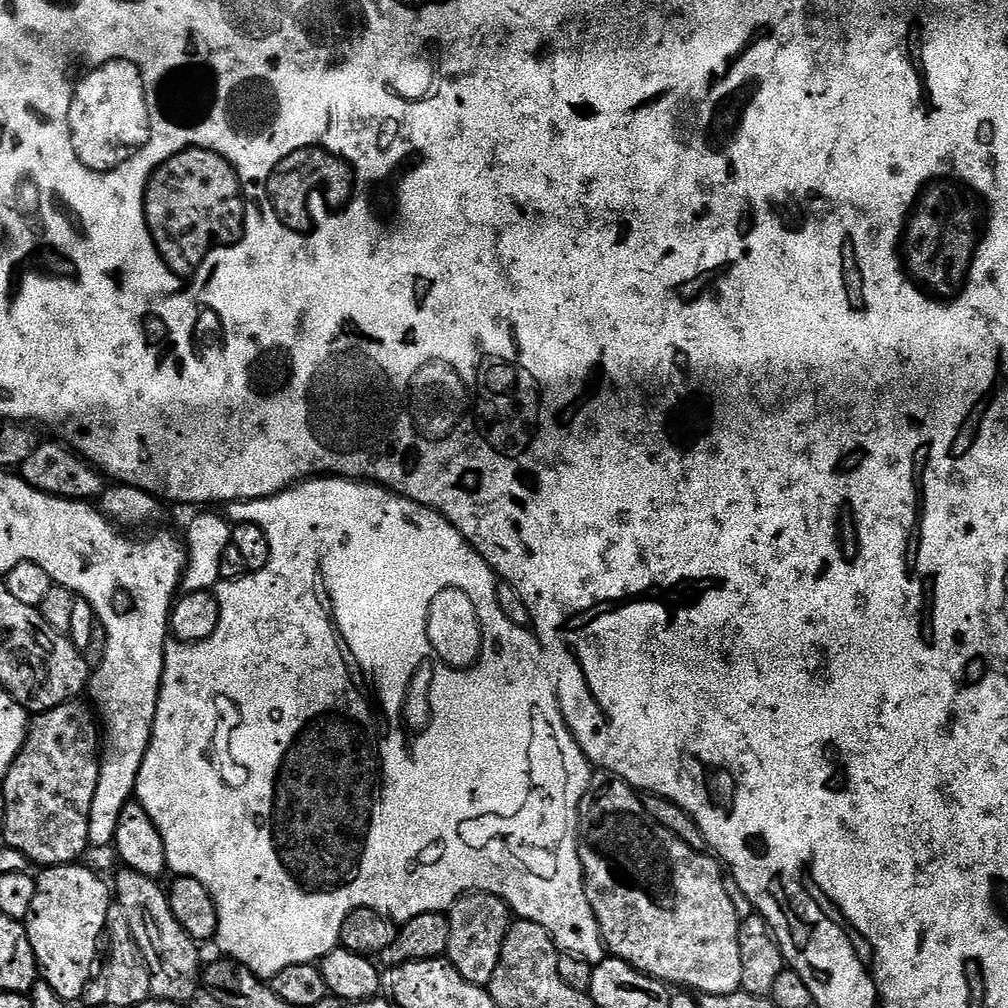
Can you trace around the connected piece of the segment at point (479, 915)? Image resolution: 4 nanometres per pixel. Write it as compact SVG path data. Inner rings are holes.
M469 892L460 897L447 913L450 922L450 942L446 959L466 978L466 982L486 986L494 978L502 942L514 923L514 913L507 902L485 892Z

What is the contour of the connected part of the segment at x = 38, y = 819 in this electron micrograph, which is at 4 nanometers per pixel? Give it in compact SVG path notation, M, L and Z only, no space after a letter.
M80 703L60 704L49 712L39 713L31 721L28 741L16 755L8 775L2 780L2 795L6 798L6 822L2 825L3 843L21 852L33 865L70 864L79 861L80 855L90 848L90 806L94 802L94 790L98 790L100 781L102 732L93 709L87 703Z

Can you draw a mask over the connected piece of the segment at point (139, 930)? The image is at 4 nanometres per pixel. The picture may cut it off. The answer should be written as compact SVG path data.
M124 868L117 874L116 884L114 880L114 900L122 906L122 910L126 910L126 918L130 918L130 930L134 934L134 942L138 942L152 975L150 990L153 997L157 1000L173 1000L184 1006L187 1005L187 1000L194 999L196 991L201 991L202 988L200 952L196 949L199 948L197 941L192 940L190 934L186 934L178 918L174 916L174 910L170 910L167 891L163 887L160 889L160 886L157 881L146 878L130 868Z

